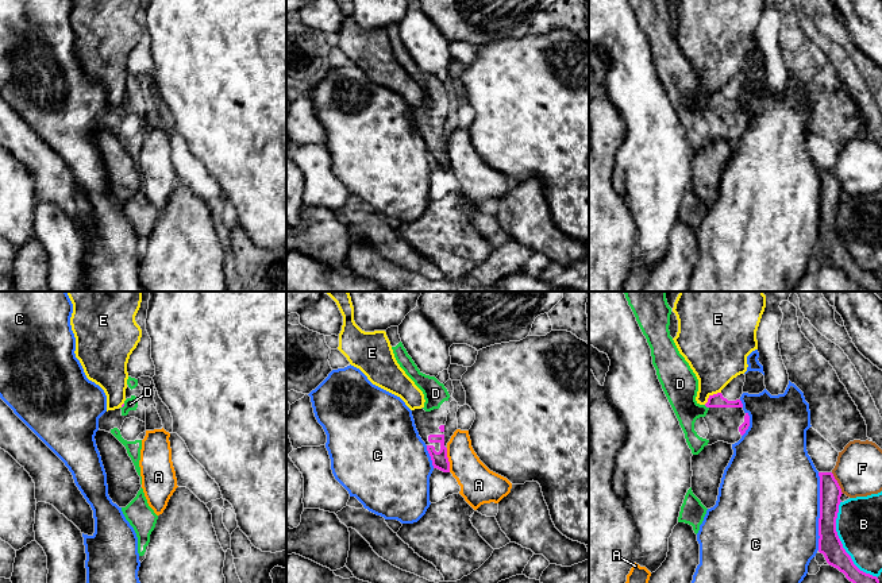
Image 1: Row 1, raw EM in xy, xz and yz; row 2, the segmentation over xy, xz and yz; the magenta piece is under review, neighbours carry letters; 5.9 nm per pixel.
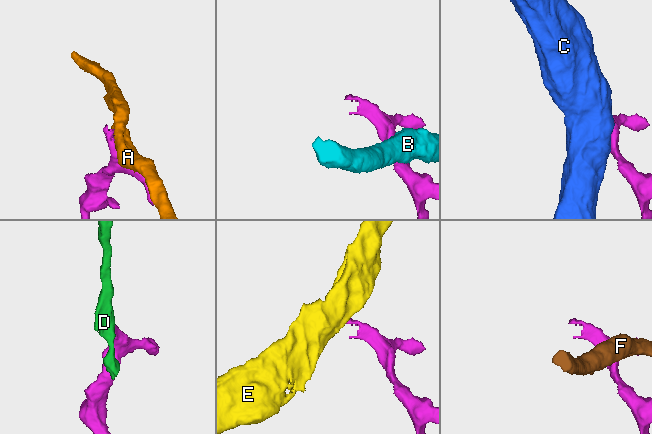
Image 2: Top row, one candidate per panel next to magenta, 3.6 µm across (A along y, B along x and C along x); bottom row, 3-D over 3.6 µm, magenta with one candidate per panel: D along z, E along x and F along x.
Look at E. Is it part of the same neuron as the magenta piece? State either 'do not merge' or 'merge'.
do not merge

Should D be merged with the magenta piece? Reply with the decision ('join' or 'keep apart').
join

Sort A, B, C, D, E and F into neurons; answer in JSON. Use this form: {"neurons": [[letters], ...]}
{"neurons": [["A"], ["B", "F"], ["C"], ["D"], ["E"]]}

